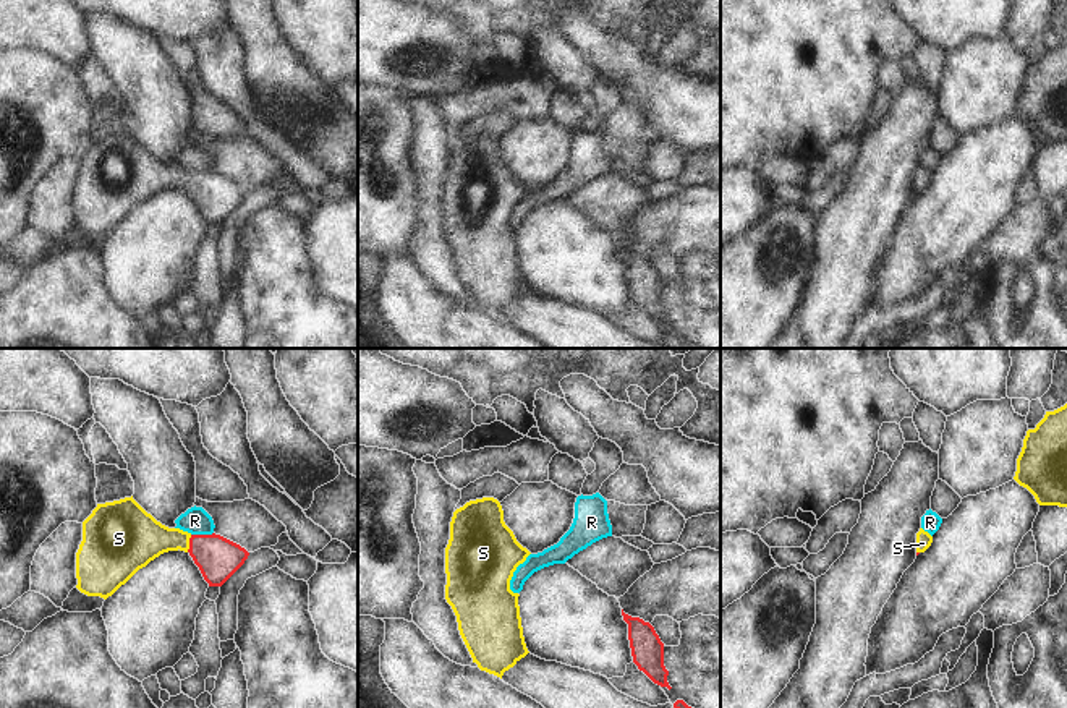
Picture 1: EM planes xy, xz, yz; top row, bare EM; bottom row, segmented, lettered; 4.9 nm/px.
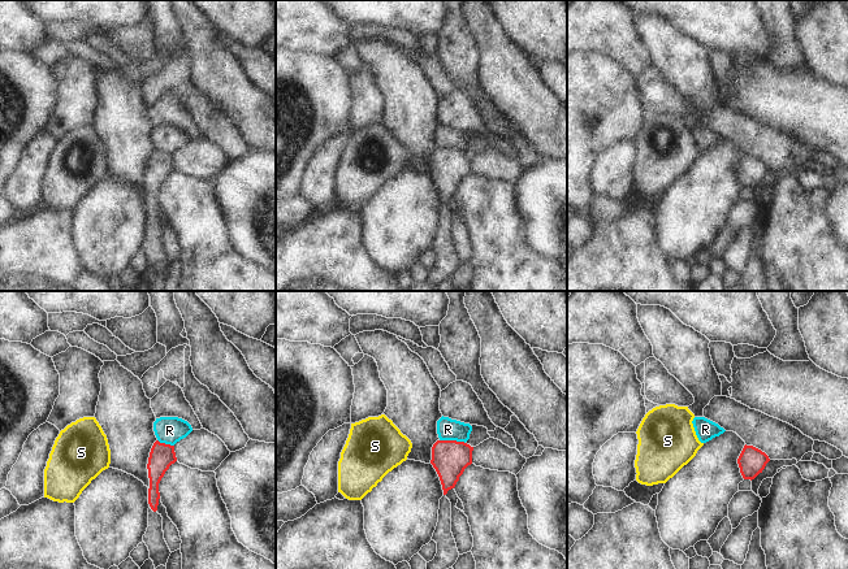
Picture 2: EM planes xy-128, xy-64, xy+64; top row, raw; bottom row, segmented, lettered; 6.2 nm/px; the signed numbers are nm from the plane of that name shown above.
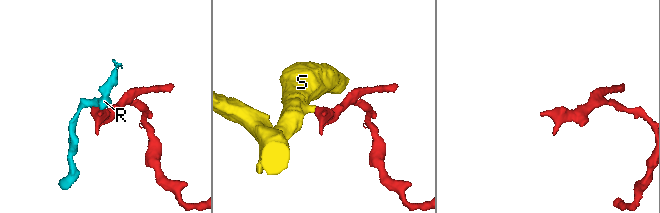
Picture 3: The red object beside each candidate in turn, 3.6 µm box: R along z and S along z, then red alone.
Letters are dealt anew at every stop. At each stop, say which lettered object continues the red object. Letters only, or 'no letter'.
S

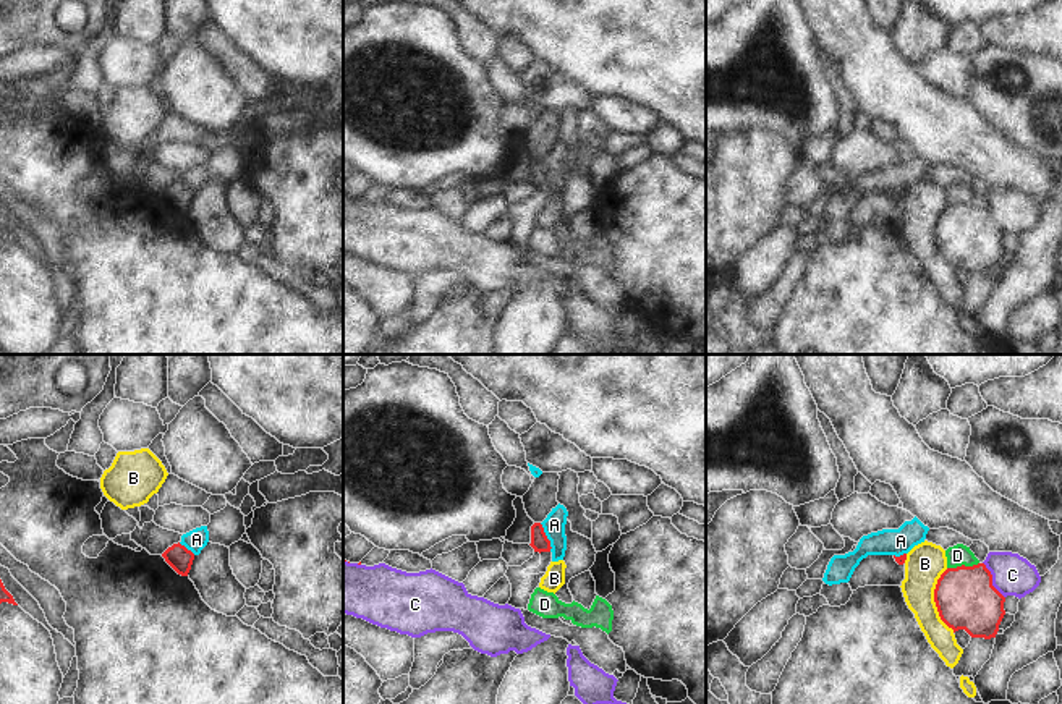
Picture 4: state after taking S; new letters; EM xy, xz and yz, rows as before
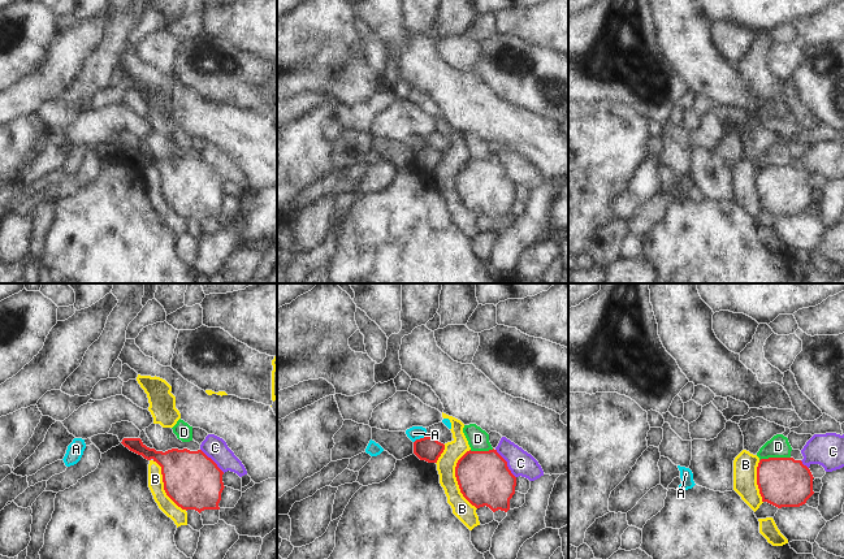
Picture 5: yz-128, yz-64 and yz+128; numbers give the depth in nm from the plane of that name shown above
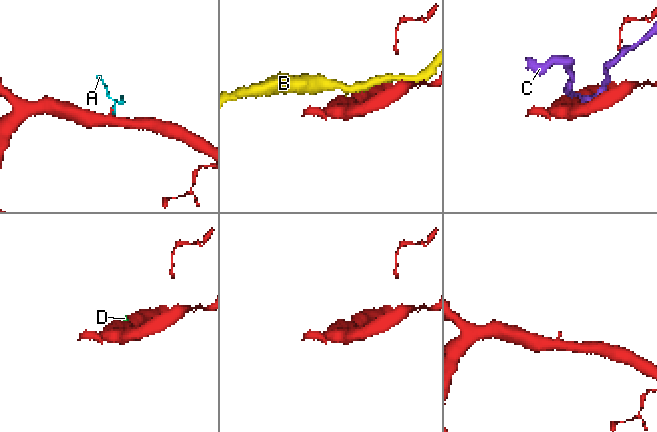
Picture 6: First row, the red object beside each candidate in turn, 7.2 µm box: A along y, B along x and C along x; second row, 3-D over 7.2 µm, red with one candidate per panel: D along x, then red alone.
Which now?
no letter

